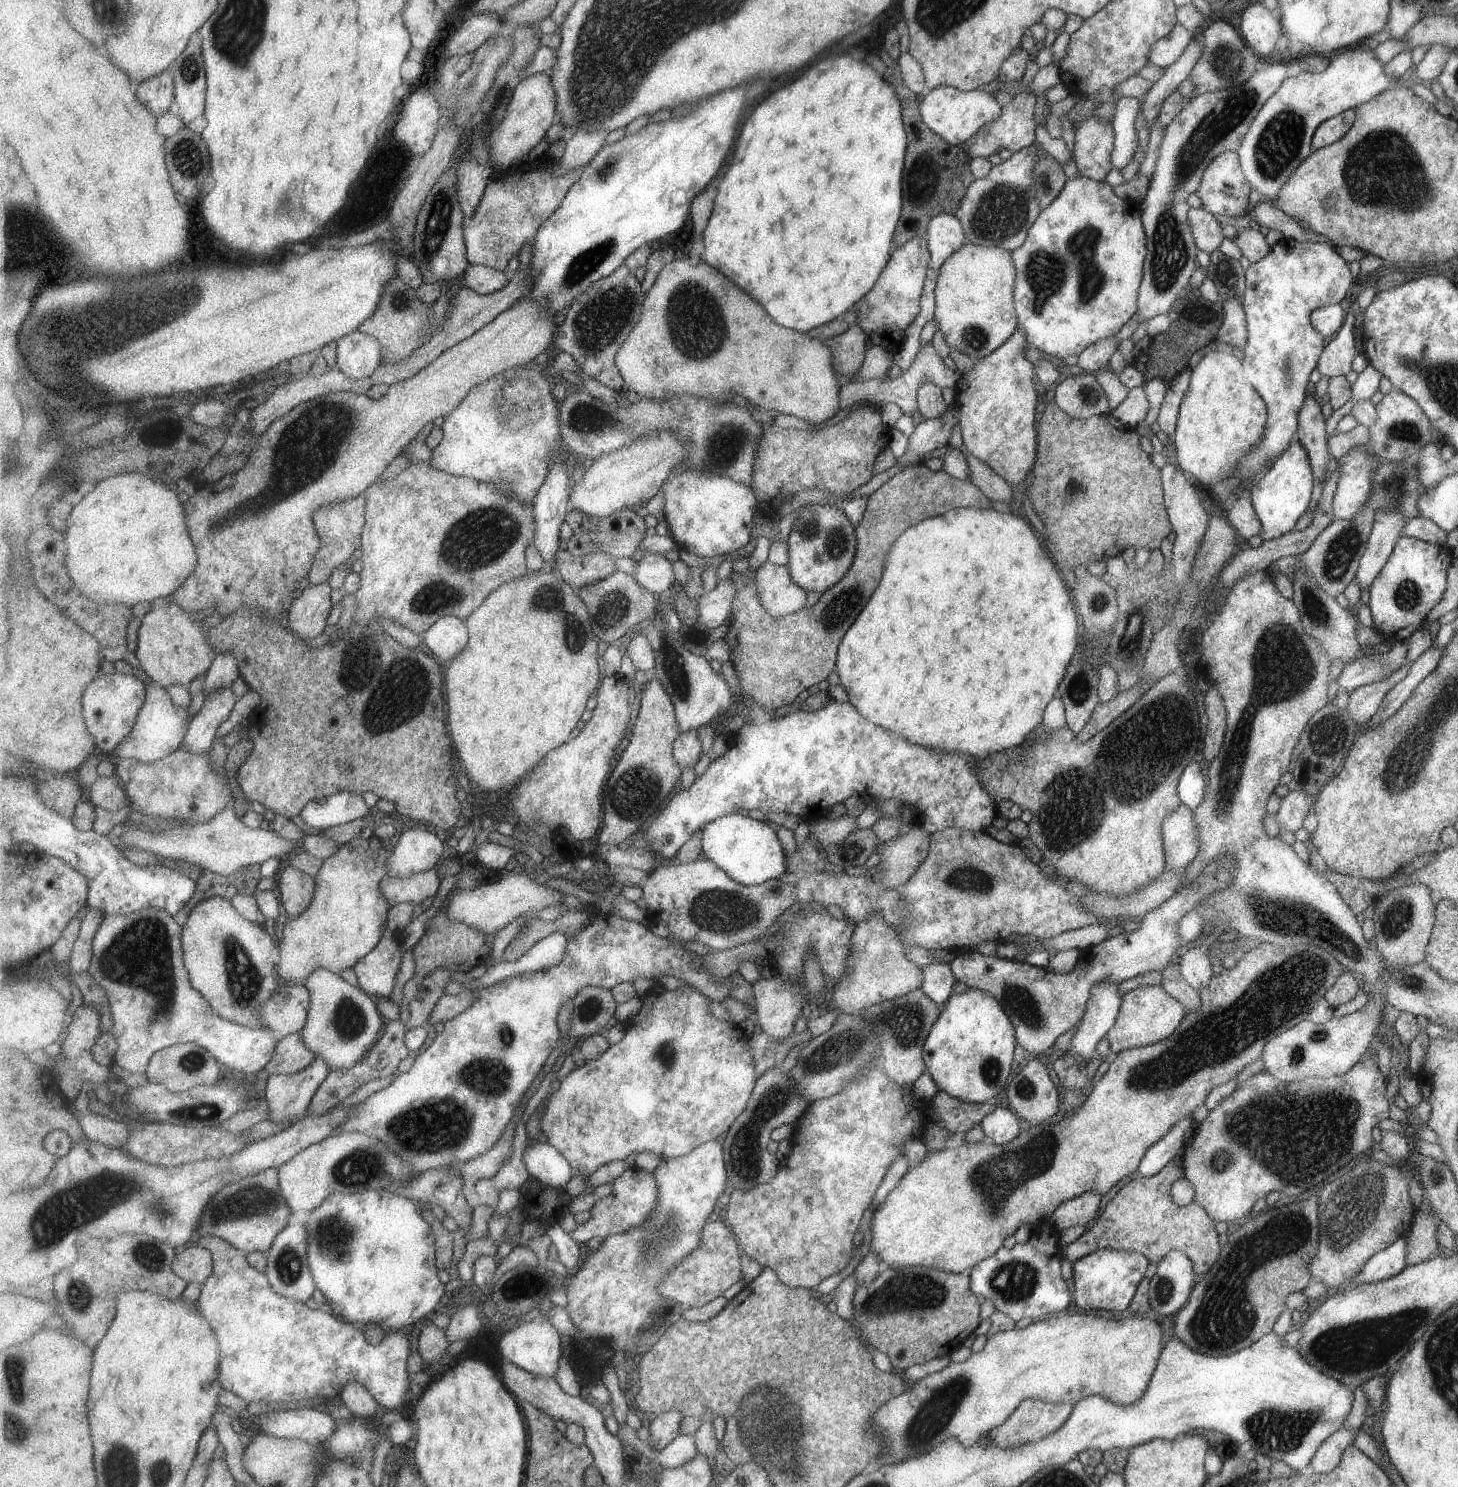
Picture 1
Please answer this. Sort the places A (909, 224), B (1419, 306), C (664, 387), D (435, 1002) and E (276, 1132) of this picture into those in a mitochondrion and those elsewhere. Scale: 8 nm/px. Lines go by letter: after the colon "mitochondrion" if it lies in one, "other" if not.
A: other
B: other
C: other
D: other
E: other

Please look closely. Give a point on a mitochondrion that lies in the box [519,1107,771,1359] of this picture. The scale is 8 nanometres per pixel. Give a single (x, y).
(656, 1249)

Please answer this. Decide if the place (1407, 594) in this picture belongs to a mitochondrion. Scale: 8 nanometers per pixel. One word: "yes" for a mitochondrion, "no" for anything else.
yes

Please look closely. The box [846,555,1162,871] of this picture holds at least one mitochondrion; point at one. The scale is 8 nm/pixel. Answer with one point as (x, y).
(1071, 806)

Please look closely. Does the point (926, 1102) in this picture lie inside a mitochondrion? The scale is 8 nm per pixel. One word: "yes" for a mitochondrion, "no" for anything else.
no

